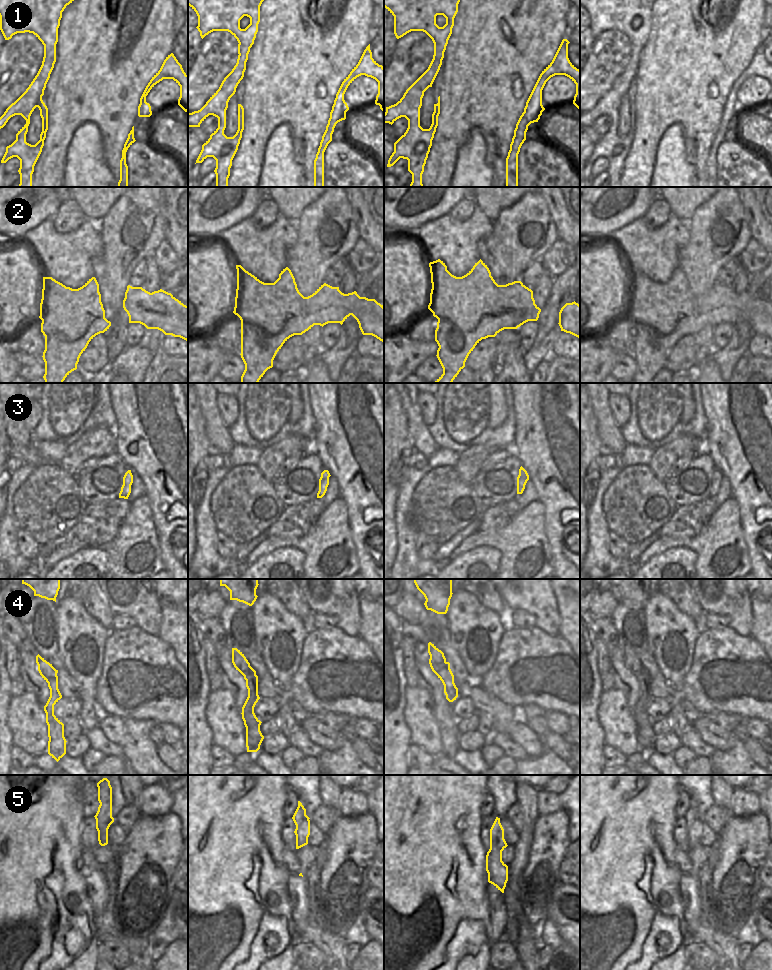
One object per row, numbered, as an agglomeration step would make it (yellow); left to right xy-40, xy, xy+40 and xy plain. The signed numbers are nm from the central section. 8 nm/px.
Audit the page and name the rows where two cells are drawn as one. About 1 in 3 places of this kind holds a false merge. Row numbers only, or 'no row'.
1, 4

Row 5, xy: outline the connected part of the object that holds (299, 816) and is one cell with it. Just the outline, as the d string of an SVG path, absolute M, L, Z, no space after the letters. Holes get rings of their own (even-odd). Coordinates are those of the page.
M298 801L298 807L292 819L296 825L294 831L296 835L296 849L299 849L308 844L310 835L310 818L306 815L306 809L300 801Z

